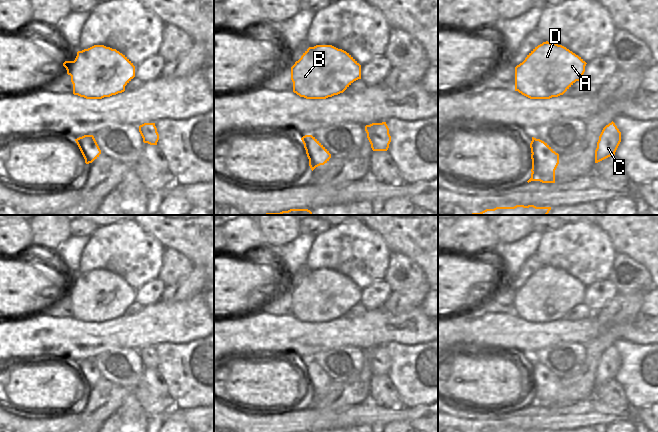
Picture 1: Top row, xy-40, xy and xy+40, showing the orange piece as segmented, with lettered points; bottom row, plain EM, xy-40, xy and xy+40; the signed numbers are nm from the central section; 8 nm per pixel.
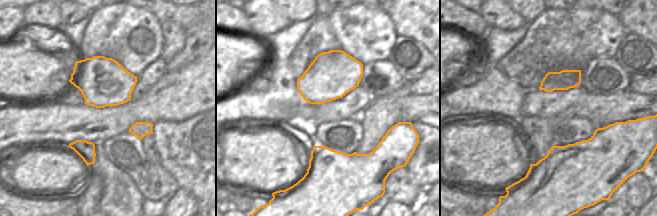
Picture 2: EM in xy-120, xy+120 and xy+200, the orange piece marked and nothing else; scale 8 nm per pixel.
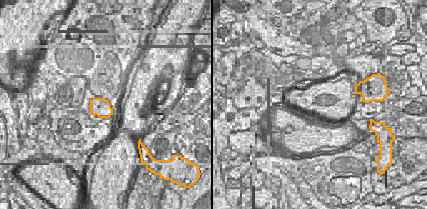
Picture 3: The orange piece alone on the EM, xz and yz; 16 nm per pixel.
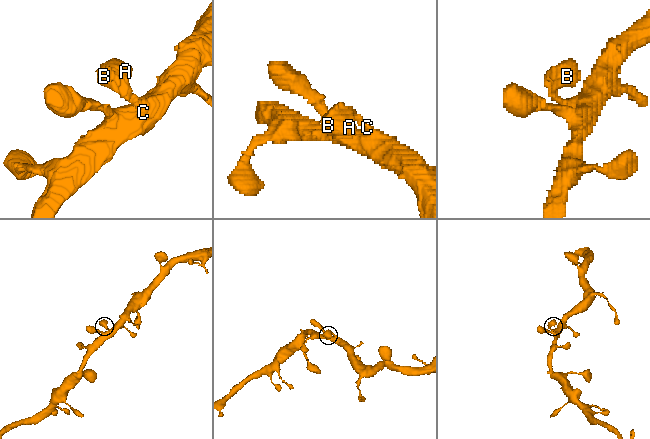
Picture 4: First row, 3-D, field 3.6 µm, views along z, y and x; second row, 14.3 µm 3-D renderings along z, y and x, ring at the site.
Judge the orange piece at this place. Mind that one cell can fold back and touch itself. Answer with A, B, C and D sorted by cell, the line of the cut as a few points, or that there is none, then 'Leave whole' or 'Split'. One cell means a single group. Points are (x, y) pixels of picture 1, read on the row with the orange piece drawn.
Groups: A B C D. No split. Leave whole

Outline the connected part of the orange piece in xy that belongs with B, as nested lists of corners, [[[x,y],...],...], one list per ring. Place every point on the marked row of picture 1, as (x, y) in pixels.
[[[332,45],[309,47],[291,67],[293,92],[306,99],[338,95],[358,79],[361,79],[361,65],[349,53]]]

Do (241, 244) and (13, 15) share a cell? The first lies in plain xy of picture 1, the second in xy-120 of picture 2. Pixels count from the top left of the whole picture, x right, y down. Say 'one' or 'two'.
one

